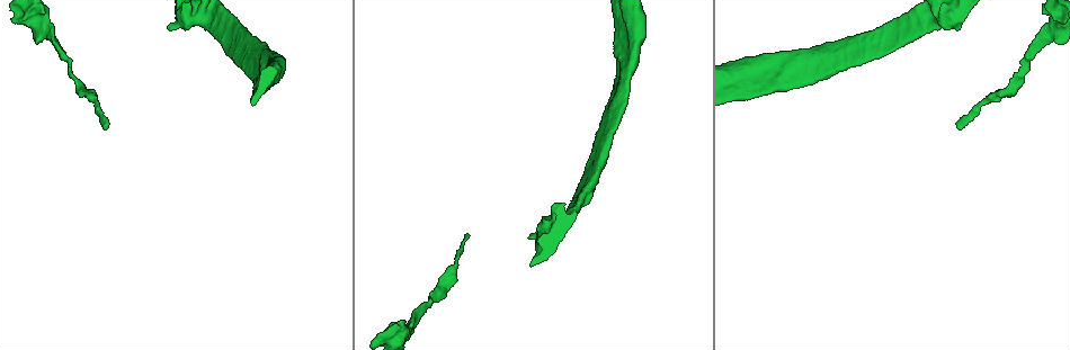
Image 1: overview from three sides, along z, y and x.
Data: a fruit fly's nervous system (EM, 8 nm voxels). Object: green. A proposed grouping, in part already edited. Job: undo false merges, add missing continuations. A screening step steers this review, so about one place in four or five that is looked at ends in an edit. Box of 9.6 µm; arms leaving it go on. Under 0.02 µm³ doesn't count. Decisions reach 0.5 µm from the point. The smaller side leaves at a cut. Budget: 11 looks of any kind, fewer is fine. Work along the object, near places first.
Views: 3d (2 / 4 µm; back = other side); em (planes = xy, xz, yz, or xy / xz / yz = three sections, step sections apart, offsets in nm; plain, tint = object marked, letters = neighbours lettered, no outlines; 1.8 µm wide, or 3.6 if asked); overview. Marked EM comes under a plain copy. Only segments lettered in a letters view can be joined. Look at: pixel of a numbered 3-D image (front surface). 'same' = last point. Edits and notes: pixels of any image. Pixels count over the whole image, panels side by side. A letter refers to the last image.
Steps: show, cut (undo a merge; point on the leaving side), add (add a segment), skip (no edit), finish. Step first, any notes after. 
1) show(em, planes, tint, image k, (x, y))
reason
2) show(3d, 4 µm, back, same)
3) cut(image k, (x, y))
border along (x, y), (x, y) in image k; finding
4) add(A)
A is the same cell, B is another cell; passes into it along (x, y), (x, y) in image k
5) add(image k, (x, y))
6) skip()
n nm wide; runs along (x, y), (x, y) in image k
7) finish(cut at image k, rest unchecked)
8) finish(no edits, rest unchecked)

show(em, 3.6 µm, planes, letters, image 1, (428, 303))
a narrow waist

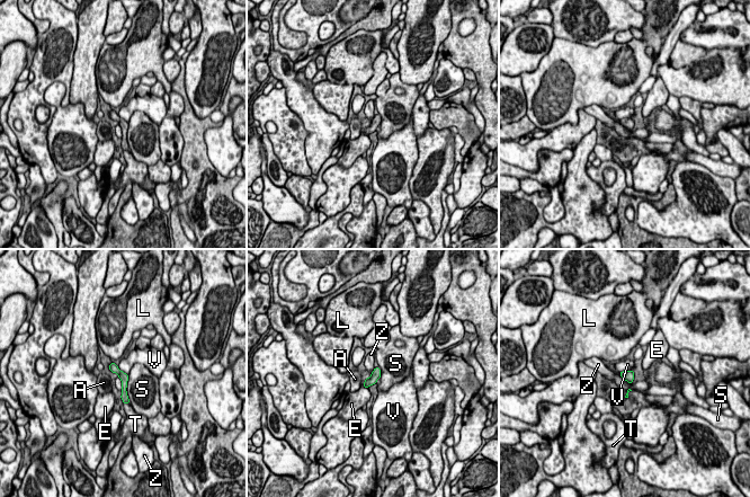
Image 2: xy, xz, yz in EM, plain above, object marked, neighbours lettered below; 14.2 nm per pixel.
skip()
A, E, L, S, T, V and Z are other cells; runs along (113, 365), (124, 378), (126, 400) in image 2; all the same neuron

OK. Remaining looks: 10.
show(em, xy, step 4, letters, image 1, (957, 127))

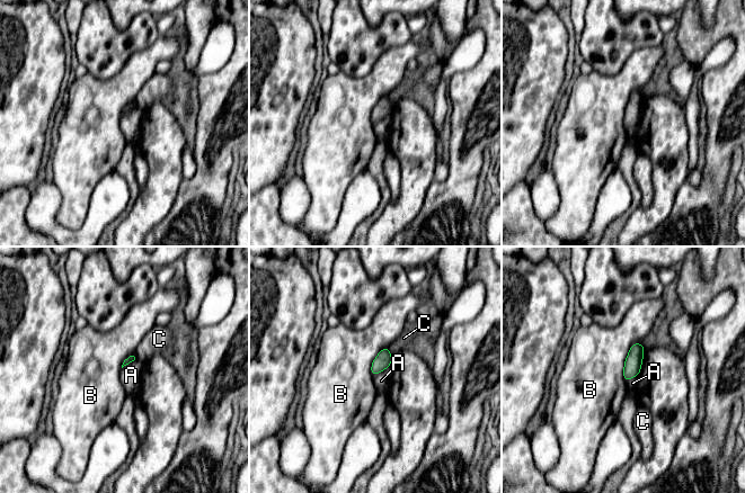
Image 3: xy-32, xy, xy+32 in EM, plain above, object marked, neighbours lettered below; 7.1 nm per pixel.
show(em, planes, letters, same)

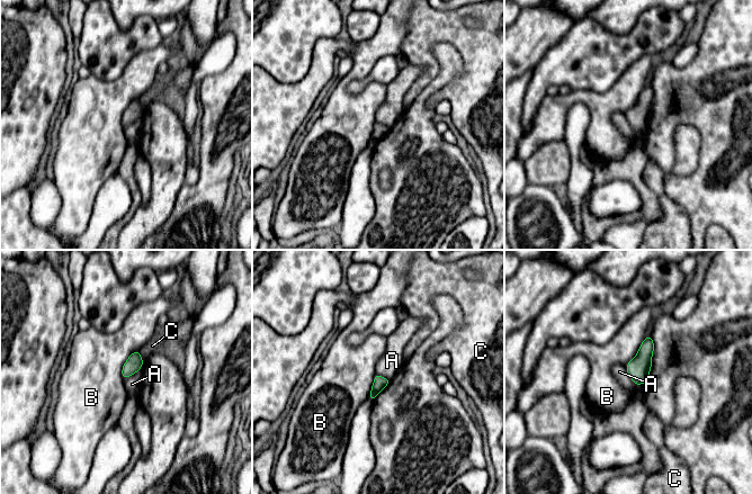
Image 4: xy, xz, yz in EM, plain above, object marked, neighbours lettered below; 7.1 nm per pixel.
skip()
B touches over 300 nm; A, B and C are other cells; border along (625, 368), (630, 379), (637, 386) in image 4; none of them fits

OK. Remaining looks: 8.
show(em, planes, letters, image 1, (247, 43))
side arm on a straight run

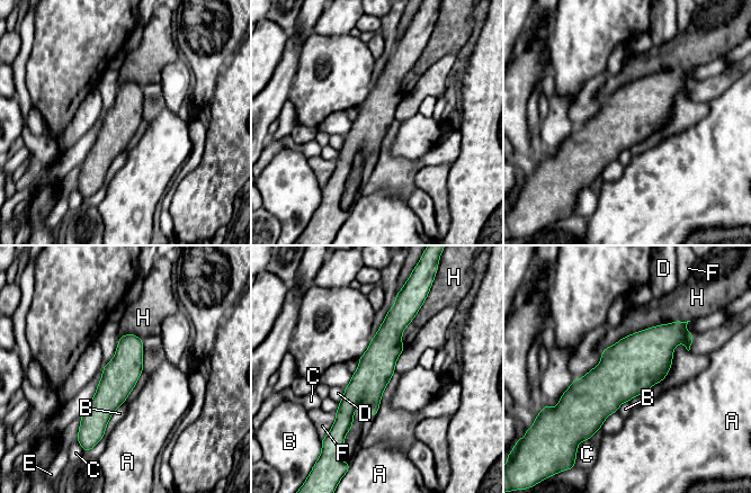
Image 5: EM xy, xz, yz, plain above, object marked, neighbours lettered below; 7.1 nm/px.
skip()
260 nm wide; A, B, C, D, E, F and H are other cells; runs along (401, 308), (342, 429) in image 5; all the same neuron

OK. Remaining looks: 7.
show(3d, 4 µm, image 1, (205, 16))
looks like a crossing

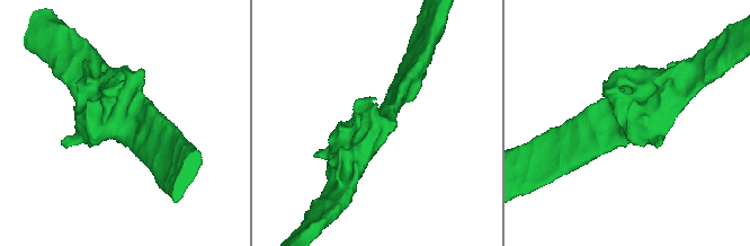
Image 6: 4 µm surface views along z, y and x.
show(em, 3.6 µm, xz, step 4, tint, image 6, (122, 124))

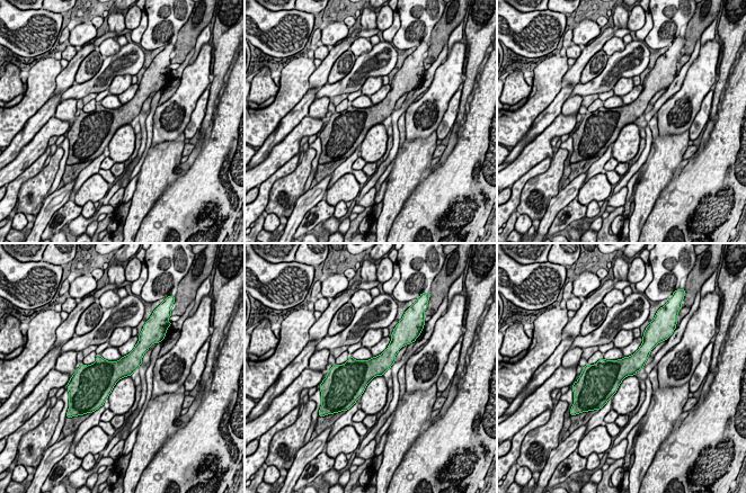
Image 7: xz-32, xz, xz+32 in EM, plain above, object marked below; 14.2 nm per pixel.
show(em, 3.6 µm, planes, letters, same)
cut it another way

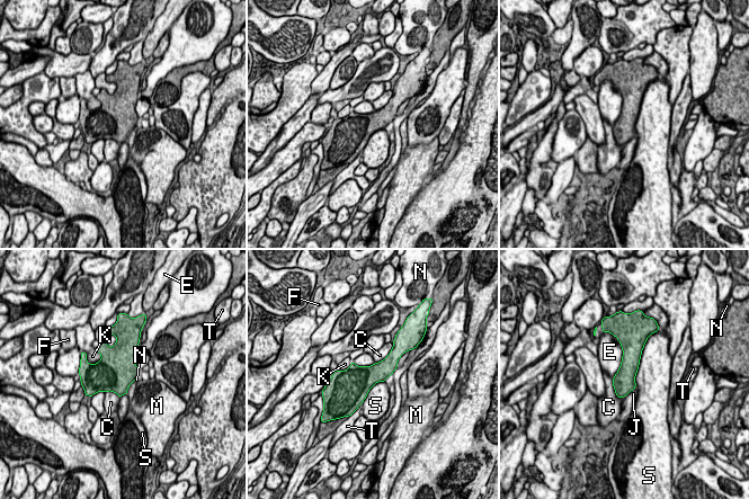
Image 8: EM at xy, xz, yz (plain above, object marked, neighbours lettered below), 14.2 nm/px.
skip()
C, E, F, J, K, M, N, S and T are other cells; border along (645, 341), (634, 388) in image 8; all the same neuron

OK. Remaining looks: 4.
show(3d, 4 µm, back, image 1, (776, 66))

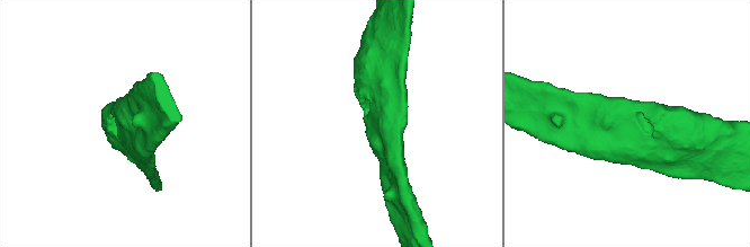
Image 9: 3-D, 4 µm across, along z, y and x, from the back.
show(em, planes, letters, image 9, (126, 119))
arms of 220, 460 nm

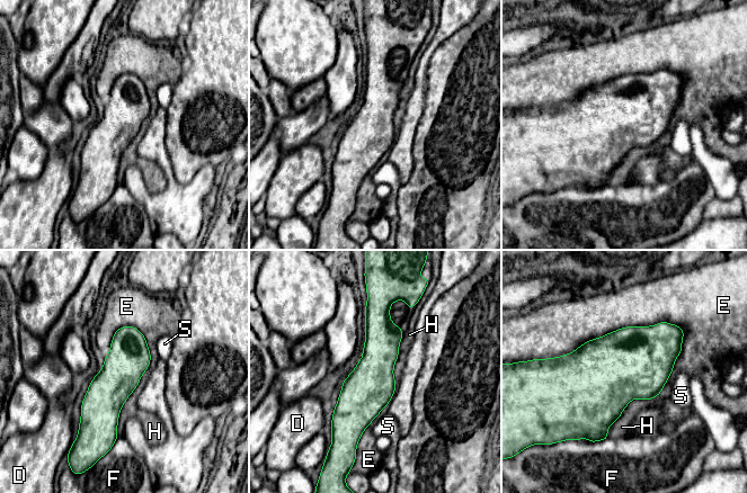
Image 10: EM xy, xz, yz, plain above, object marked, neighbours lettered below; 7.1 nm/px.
skip()
300 nm wide; D, E, F, H and S are other cells; runs along (370, 308), (355, 440) in image 10; all the same neuron

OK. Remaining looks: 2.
finish(no edits, rest unchecked)

